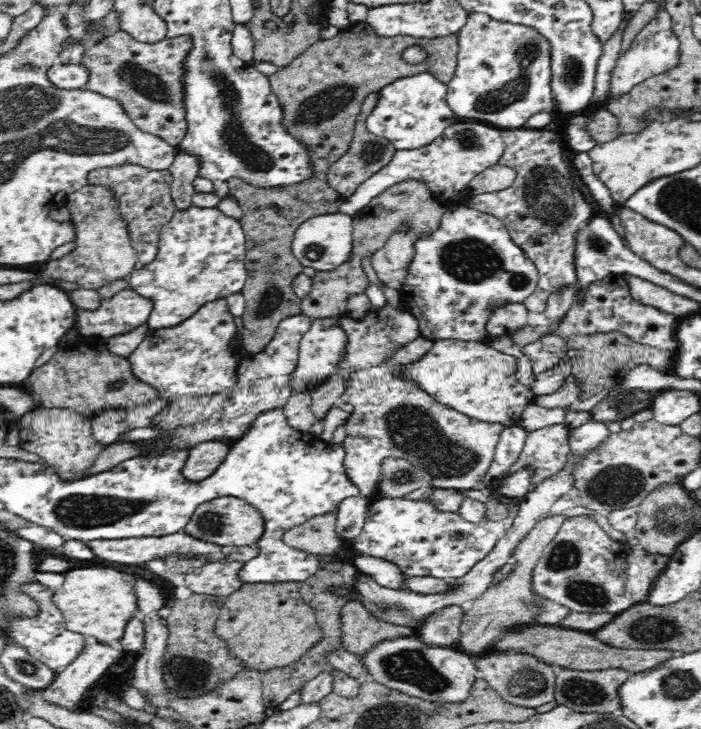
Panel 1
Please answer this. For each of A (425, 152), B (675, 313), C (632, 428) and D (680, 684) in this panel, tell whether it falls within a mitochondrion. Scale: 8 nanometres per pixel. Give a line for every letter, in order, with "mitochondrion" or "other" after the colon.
A: other
B: other
C: other
D: mitochondrion

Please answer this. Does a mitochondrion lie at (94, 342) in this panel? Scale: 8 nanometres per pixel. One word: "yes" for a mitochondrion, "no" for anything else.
no

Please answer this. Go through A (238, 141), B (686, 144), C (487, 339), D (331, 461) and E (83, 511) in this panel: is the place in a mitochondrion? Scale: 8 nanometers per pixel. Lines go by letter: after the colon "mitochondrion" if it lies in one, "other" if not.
A: mitochondrion
B: other
C: other
D: other
E: mitochondrion

